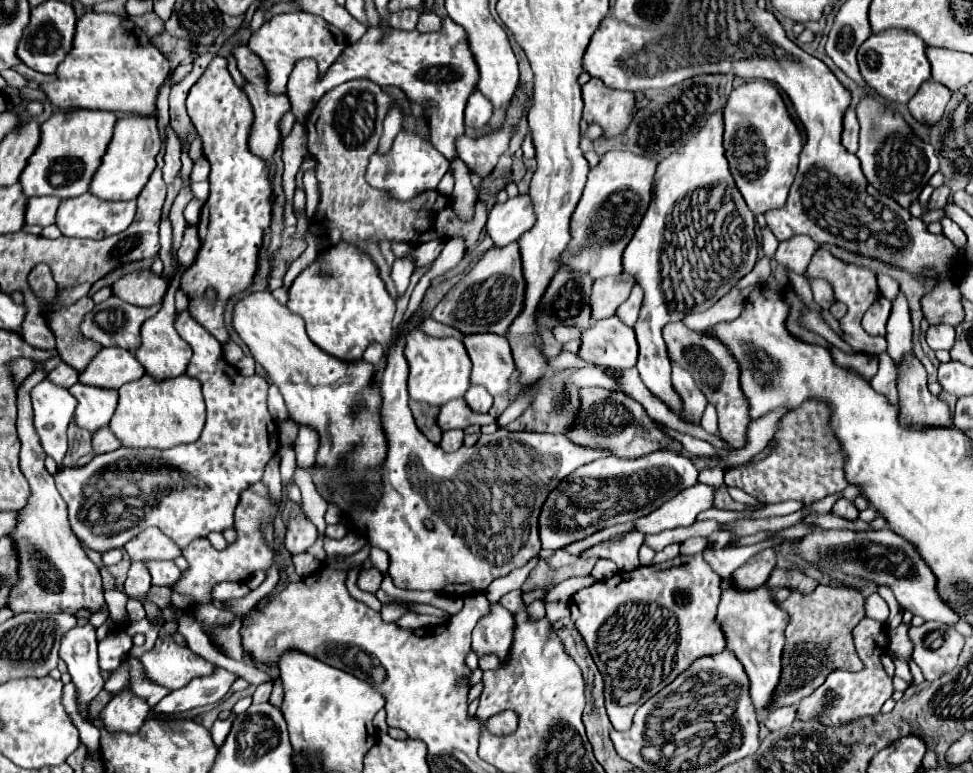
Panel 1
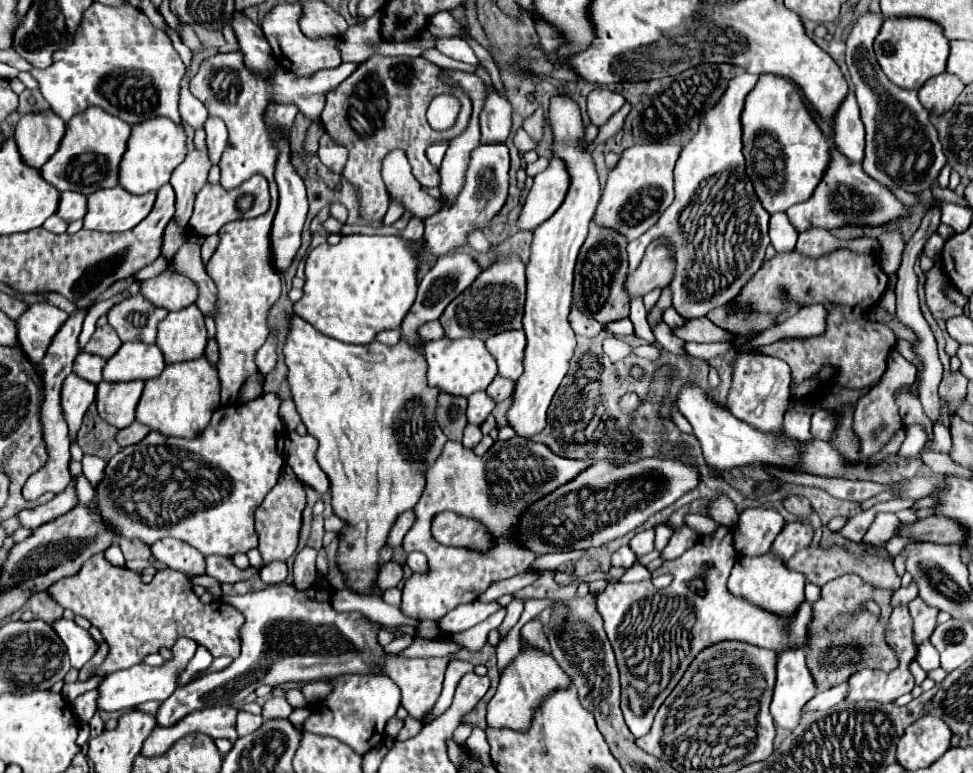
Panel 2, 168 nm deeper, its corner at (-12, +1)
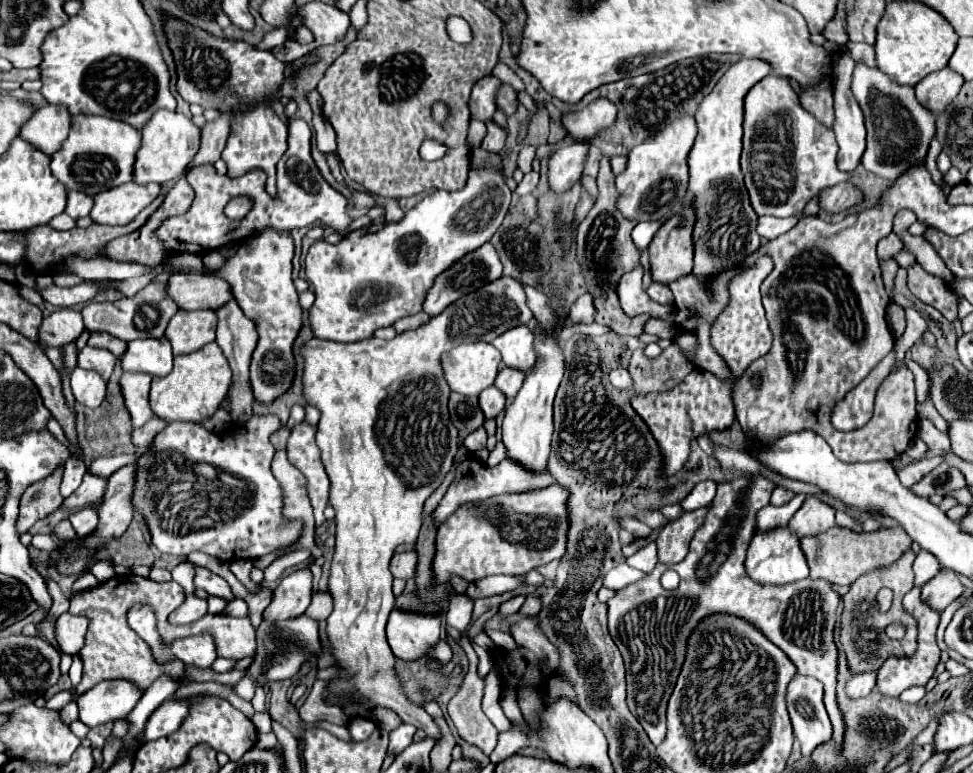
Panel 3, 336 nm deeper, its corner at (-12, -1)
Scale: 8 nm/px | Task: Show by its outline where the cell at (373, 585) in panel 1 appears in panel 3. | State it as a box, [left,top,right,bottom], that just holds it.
[390,552,416,580]

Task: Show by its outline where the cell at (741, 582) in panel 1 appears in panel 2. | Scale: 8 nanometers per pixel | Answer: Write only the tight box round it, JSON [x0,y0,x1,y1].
[770,522,814,562]

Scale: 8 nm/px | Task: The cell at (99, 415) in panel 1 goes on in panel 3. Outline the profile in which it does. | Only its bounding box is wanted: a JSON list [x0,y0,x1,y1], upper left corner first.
[120,372,152,428]

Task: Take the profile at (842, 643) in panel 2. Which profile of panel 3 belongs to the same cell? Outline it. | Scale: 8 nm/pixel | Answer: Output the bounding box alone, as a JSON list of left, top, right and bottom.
[840,550,918,674]

